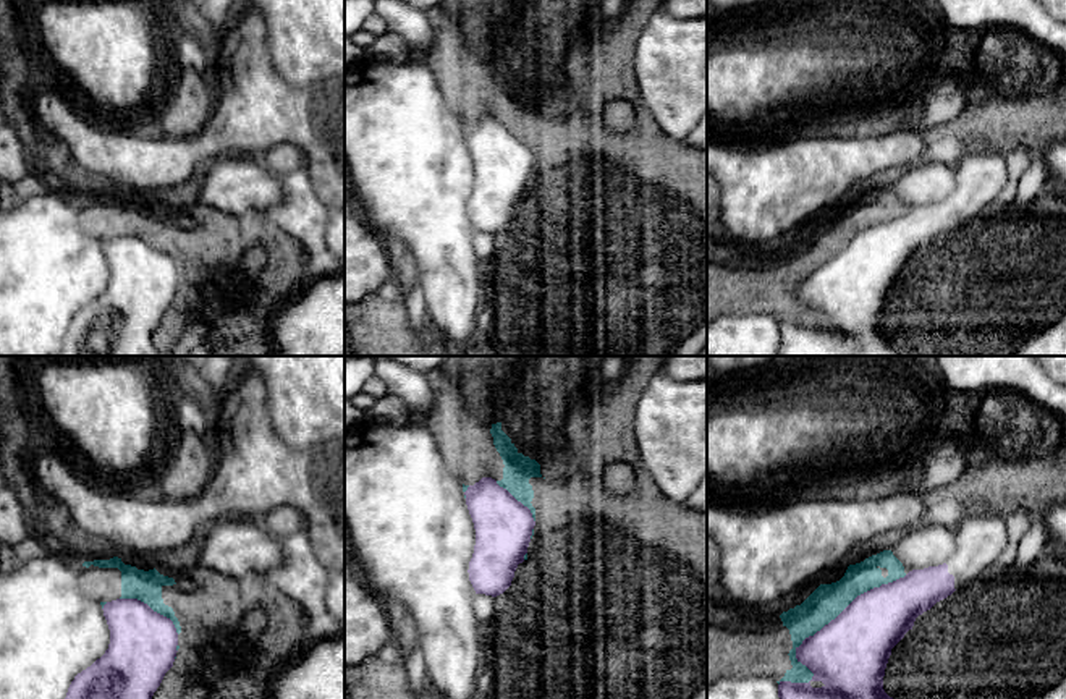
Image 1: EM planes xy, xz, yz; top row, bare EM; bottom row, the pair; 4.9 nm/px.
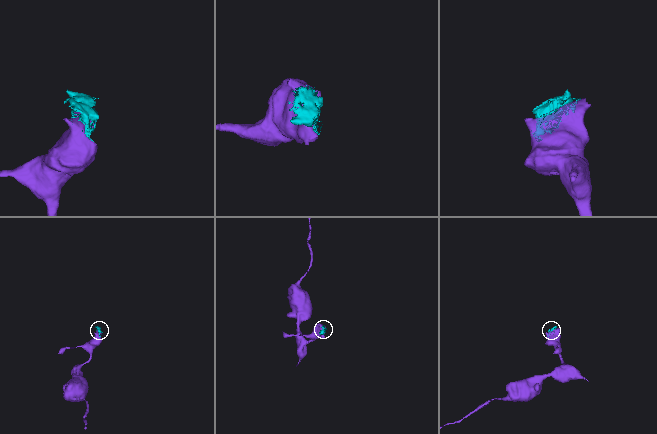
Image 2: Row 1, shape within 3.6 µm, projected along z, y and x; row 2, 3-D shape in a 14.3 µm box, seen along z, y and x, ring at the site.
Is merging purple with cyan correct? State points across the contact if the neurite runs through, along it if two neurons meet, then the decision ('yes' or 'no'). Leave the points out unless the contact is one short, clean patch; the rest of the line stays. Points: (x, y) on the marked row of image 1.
no

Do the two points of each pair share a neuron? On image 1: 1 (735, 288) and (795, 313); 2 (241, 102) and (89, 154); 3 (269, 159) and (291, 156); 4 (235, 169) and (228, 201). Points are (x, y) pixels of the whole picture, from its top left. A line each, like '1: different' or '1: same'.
1: same
2: same
3: same
4: same

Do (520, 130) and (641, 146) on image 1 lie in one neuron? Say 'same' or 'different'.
same

